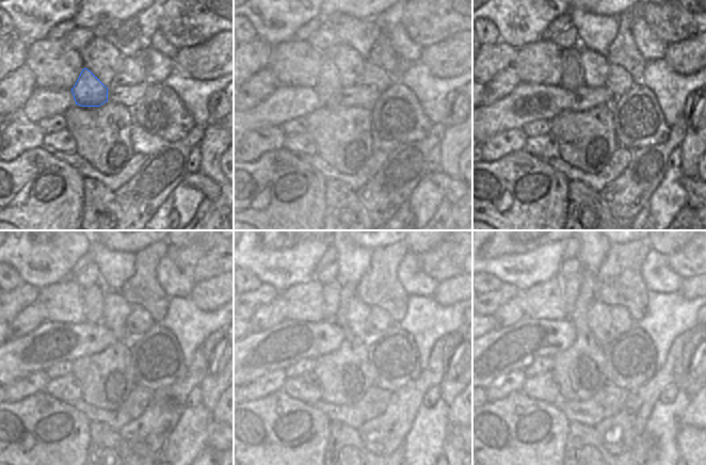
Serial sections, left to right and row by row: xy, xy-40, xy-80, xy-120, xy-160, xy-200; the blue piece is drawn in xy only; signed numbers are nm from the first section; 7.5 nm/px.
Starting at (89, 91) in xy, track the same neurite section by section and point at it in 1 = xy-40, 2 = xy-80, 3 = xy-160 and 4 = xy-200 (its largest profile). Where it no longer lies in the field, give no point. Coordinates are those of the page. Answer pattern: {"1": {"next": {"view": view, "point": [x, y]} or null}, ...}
{"1": {"next": {"view": "xy-40", "point": [329, 84]}}, "2": {"next": {"view": "xy-80", "point": [572, 71]}}, "3": {"next": {"view": "xy-160", "point": [332, 290]}}, "4": {"next": {"view": "xy-200", "point": [571, 284]}}}

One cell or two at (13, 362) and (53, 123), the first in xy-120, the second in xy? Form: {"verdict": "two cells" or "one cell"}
{"verdict": "two cells"}

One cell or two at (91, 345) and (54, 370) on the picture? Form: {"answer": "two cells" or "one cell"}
{"answer": "two cells"}

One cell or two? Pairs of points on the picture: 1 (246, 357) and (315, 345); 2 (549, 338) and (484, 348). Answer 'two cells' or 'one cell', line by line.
1: one cell
2: one cell

